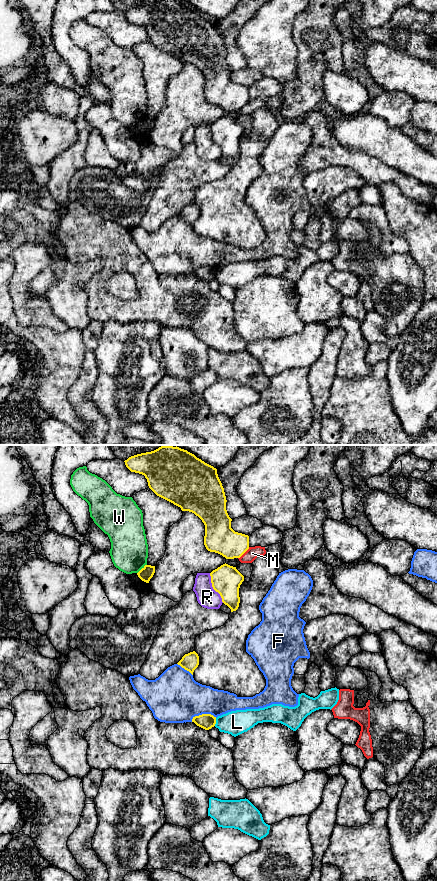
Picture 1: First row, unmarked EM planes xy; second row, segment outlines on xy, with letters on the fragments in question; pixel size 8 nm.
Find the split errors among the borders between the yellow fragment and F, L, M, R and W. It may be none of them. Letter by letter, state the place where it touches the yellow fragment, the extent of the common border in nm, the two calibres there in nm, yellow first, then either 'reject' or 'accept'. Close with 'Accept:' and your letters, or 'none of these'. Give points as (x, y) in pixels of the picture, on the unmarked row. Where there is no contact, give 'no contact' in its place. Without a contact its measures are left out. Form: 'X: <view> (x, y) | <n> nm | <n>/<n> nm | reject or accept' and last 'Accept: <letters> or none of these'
F: xy (203, 266) | 220 nm | 130/400 nm | reject
L: xy (215, 274) | 70 nm | 130/190 nm | reject
M: xy (243, 105) | 130 nm | 240/100 nm | reject
R: xy (213, 140) | 260 nm | 240/170 nm | reject
W: xy (141, 121) | 110 nm | 110/300 nm | reject
Accept: none of these

